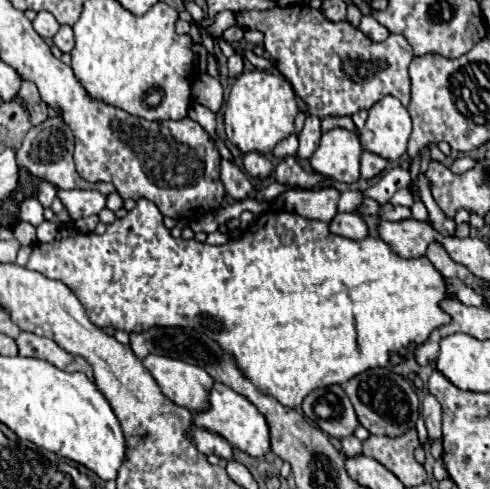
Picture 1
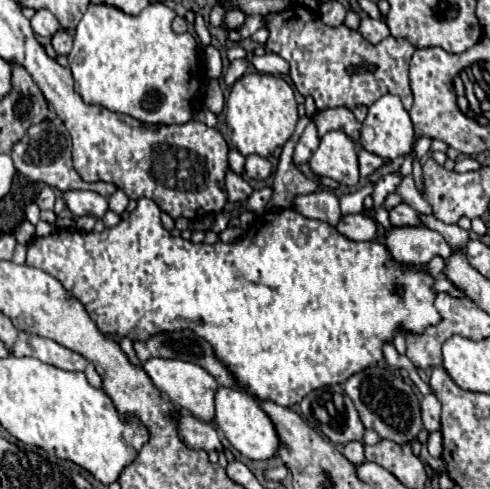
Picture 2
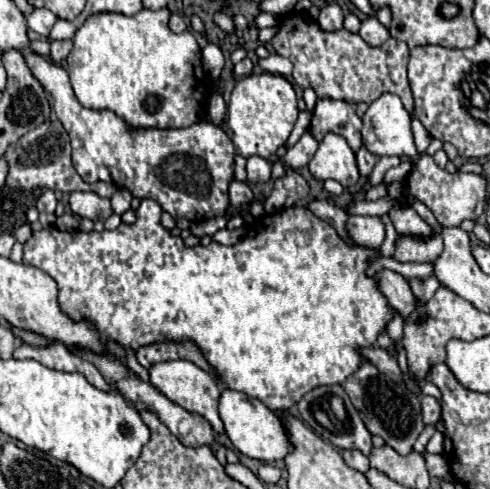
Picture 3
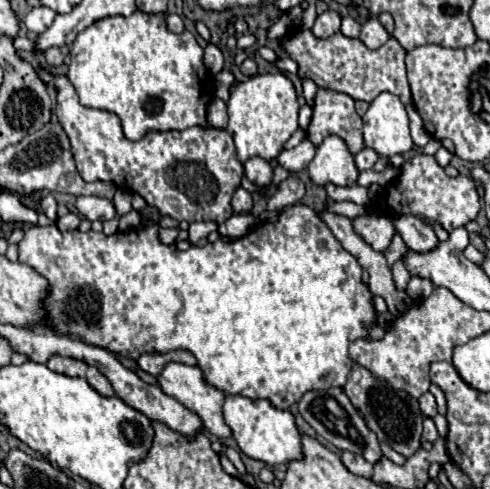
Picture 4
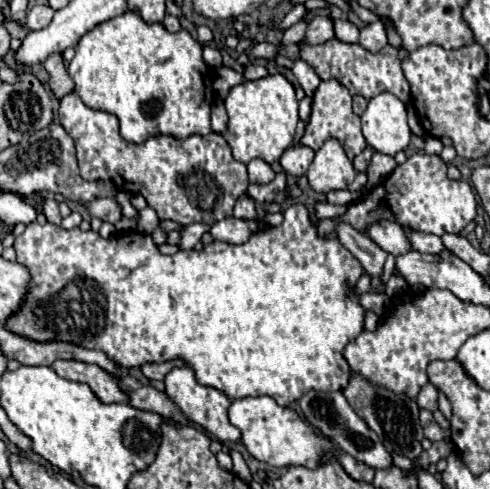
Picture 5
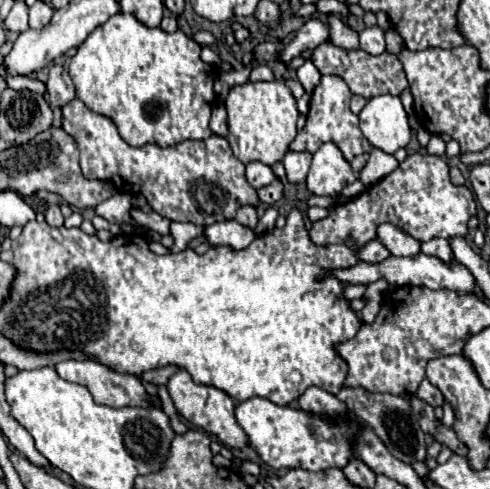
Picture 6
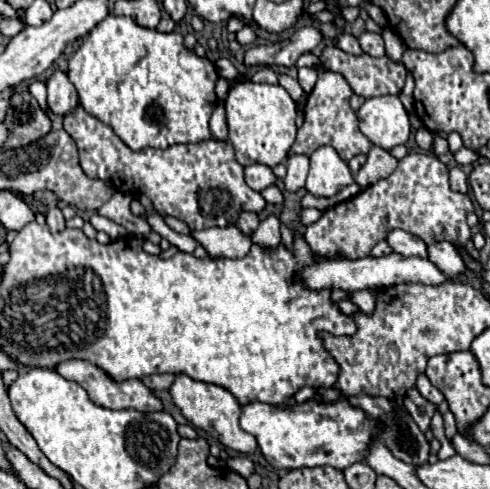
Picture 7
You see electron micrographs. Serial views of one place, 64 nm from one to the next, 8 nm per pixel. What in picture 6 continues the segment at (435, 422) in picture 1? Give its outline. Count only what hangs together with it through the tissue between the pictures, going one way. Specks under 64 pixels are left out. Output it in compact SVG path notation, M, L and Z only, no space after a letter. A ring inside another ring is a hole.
M422 380L416 396L418 396L422 402L426 402L426 404L430 404L430 406L434 406L434 408L436 408L436 406L442 406L442 402L444 402L442 392L440 392L436 386L432 386L428 380Z

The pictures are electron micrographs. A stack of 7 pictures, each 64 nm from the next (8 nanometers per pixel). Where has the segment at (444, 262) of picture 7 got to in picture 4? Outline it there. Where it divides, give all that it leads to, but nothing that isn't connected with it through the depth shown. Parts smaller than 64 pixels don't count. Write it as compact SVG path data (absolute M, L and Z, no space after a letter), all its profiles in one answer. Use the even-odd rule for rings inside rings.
M398 214L392 218L392 224L404 238L406 246L414 250L426 252L438 246L438 238L434 230L428 224L424 224L420 218L416 218L414 214Z

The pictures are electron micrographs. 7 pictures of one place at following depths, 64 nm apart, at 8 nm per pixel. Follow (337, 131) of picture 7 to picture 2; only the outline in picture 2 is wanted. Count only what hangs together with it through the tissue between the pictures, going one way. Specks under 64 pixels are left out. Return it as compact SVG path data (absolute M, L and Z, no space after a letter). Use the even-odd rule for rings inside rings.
M328 108L328 112L316 112L314 120L320 136L324 136L330 130L342 130L356 142L360 138L360 124L348 108Z

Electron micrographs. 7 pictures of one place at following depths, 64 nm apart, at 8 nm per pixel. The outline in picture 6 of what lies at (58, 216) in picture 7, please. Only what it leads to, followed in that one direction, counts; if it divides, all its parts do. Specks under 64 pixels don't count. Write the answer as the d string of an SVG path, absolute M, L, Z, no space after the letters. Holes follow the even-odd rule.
M58 204L48 206L48 210L46 210L46 222L48 222L50 226L62 226L62 224L64 224L64 218L62 218L62 214L60 214L60 206L58 206Z

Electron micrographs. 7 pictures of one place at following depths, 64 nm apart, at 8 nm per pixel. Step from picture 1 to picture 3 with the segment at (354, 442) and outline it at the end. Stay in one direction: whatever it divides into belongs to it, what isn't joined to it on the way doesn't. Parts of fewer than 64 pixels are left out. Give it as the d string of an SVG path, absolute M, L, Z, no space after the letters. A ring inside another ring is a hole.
M348 448L348 450L342 450L342 456L344 456L344 462L350 466L350 468L356 468L358 472L366 472L370 462L368 458L358 450L358 448Z

